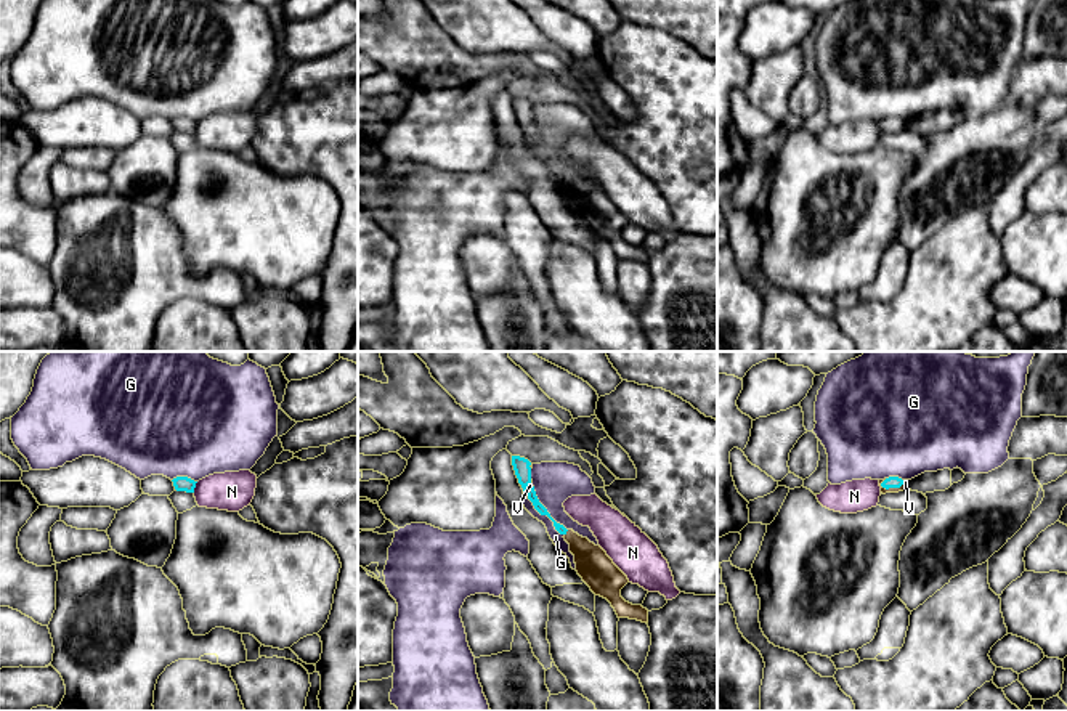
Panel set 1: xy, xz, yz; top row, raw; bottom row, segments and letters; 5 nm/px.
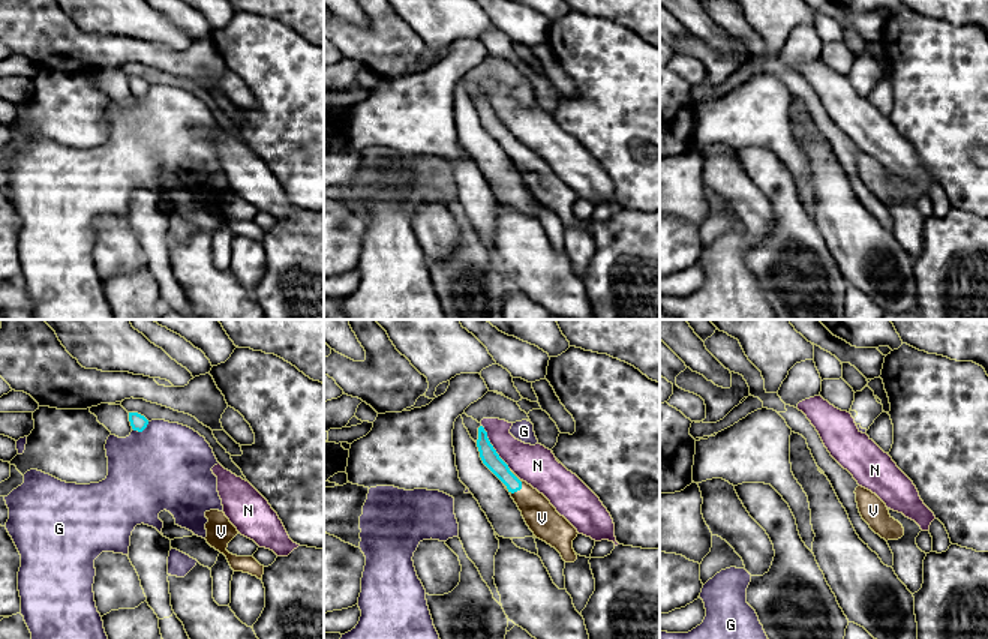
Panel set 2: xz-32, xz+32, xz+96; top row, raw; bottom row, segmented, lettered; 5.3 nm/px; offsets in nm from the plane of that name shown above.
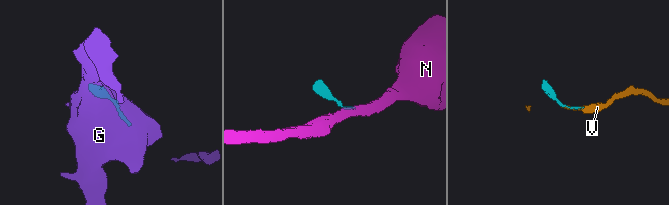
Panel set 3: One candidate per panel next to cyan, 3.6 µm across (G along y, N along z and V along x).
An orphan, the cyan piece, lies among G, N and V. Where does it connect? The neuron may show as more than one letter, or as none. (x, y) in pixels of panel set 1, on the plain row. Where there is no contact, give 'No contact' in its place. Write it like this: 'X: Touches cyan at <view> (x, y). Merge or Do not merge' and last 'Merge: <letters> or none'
G: Touches cyan at xz (539, 153). Do not merge
N: Touches cyan at xy (194, 127). Do not merge
V: Touches cyan at yz (892, 127). Merge
Merge: V

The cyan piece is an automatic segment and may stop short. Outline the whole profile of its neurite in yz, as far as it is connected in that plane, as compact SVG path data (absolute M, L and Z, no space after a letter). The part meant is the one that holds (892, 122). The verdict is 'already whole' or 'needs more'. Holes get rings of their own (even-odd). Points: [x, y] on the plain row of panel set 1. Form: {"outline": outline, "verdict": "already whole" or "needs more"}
{"outline": "M889 117L884 120L879 120L881 133L899 133L903 130L908 130L908 120L902 120L899 117Z", "verdict": "needs more"}

